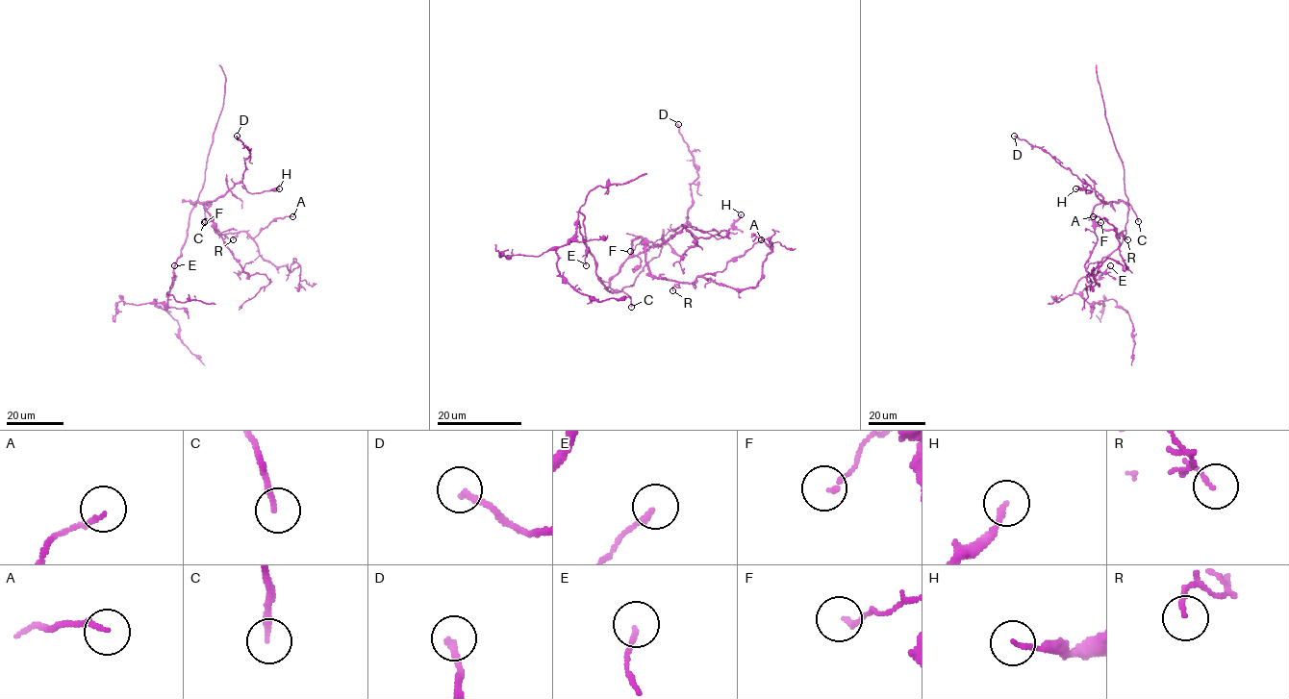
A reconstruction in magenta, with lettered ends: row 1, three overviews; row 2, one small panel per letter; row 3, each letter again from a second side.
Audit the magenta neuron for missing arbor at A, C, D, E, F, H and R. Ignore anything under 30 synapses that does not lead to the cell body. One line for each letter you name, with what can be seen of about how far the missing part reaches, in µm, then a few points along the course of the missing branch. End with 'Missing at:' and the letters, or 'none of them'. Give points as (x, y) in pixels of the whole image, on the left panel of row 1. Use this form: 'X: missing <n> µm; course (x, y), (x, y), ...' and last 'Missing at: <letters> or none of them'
Missing at: none of them

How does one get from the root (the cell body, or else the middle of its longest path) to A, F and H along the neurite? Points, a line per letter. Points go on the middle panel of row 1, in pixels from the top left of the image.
A: (614, 292), (610, 279), (637, 237), (644, 242), (650, 276), (690, 283), (721, 271), (761, 239)
F: (614, 292), (610, 279), (630, 254), (631, 241), (640, 237), (641, 241), (630, 251)
H: (614, 292), (610, 279), (628, 258), (665, 244), (682, 226), (689, 225), (718, 238), (723, 237), (741, 214)

